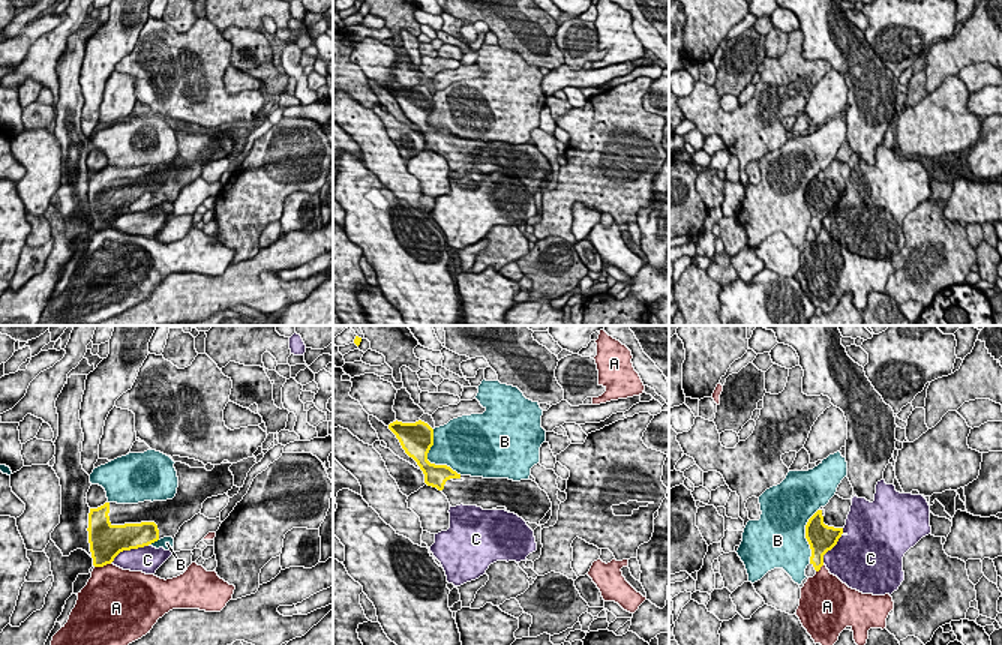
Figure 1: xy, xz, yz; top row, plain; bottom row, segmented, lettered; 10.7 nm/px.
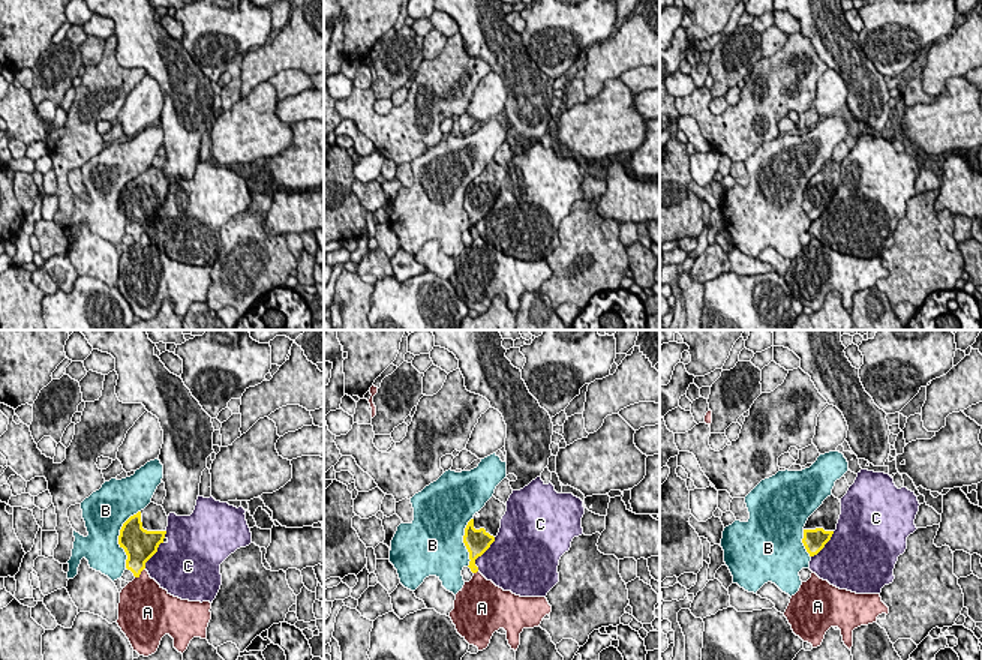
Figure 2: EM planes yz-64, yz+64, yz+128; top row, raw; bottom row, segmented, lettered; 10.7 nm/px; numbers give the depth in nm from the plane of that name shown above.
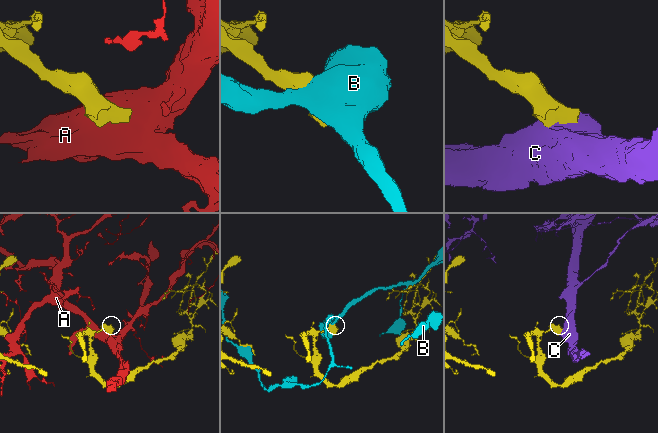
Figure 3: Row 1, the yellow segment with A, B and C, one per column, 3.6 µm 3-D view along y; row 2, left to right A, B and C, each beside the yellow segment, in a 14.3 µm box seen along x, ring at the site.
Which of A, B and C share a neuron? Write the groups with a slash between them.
A / B / C

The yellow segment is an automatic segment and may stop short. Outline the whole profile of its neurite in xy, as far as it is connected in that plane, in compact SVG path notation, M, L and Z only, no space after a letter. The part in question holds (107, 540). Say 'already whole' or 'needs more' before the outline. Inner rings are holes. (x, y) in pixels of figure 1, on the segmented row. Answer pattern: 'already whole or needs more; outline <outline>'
needs more; outline M176 462L174 468L178 477L177 494L166 501L144 501L138 504L105 502L88 513L88 543L94 567L111 564L114 558L130 549L148 546L164 537L176 537L180 526L201 513L202 502L207 498L228 494L234 486L234 476L230 471L232 464L214 465L212 471L204 468L190 468L186 464Z

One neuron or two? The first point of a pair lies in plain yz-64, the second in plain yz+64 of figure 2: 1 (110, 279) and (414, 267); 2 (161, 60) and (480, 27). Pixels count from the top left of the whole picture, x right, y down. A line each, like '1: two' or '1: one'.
1: two
2: one

